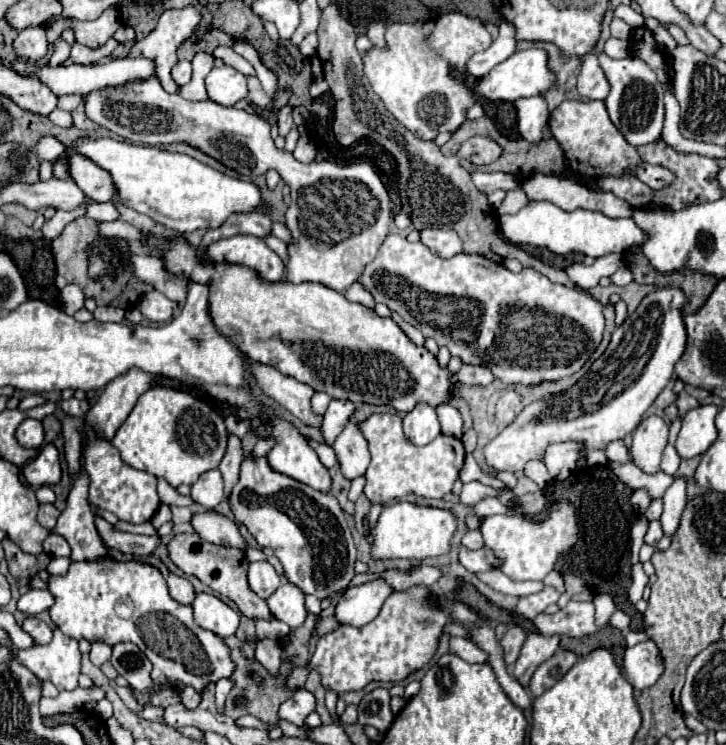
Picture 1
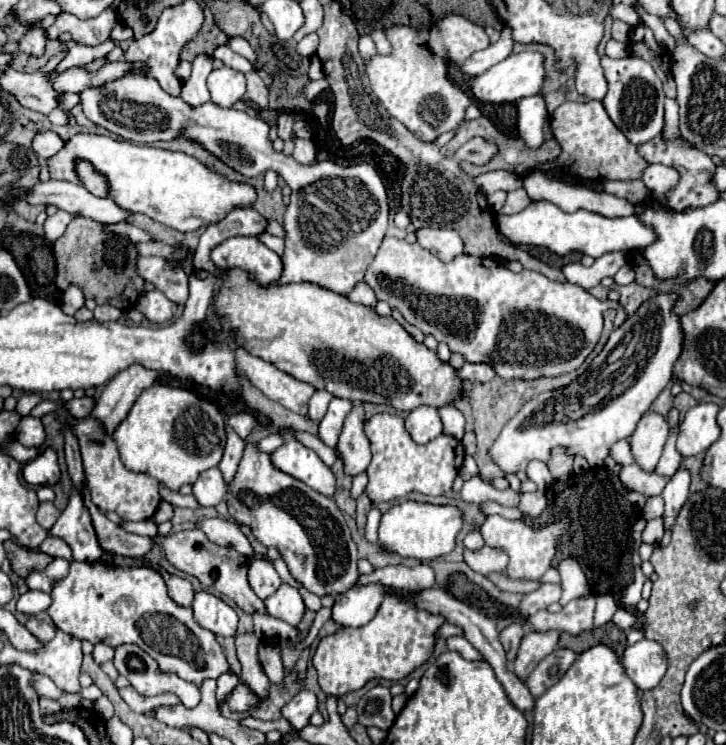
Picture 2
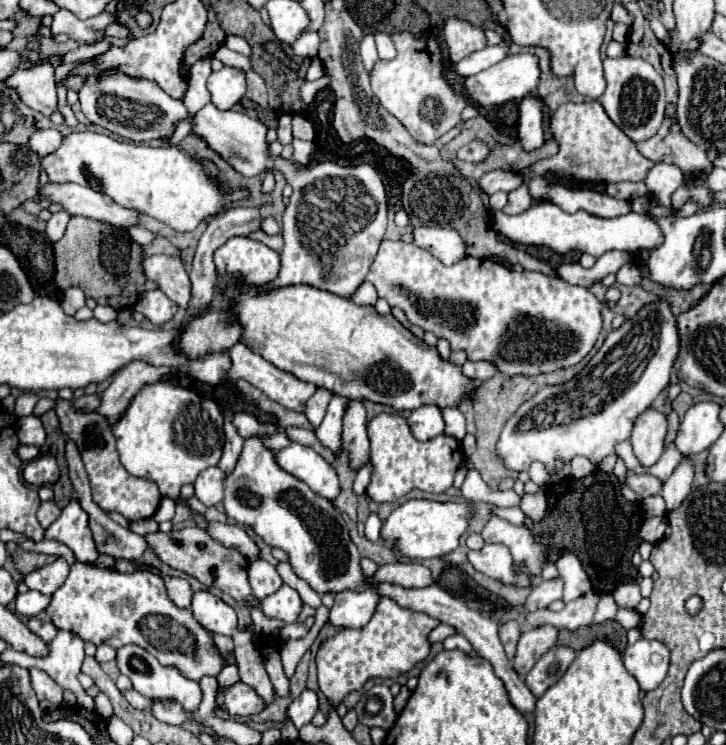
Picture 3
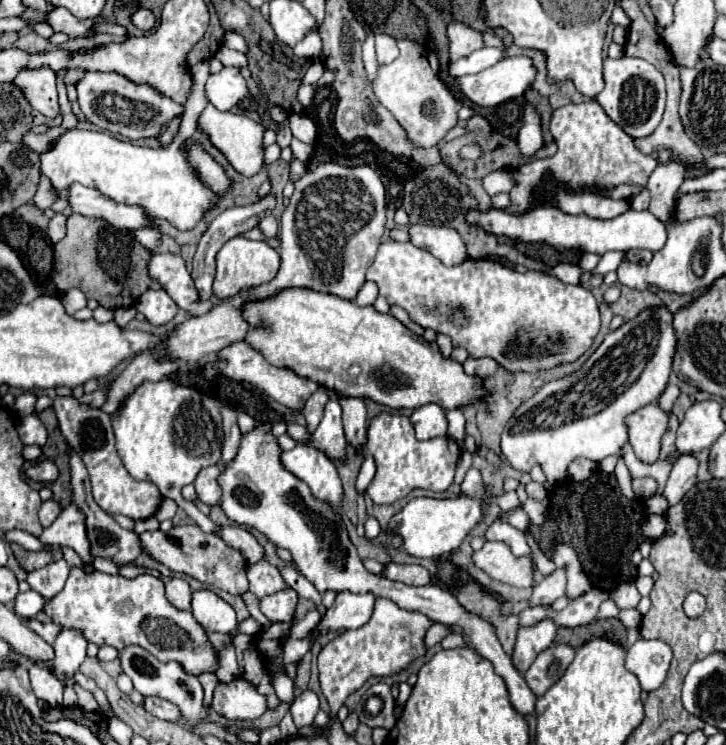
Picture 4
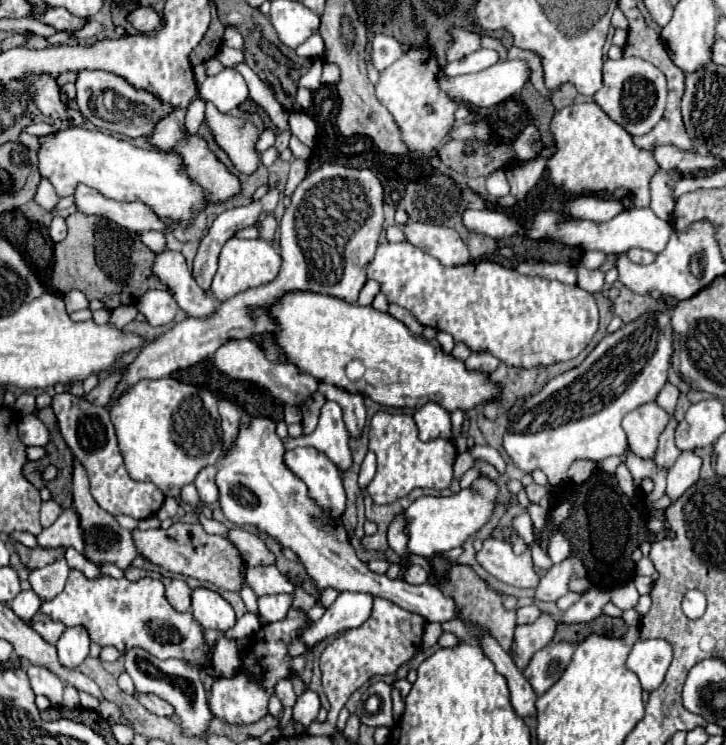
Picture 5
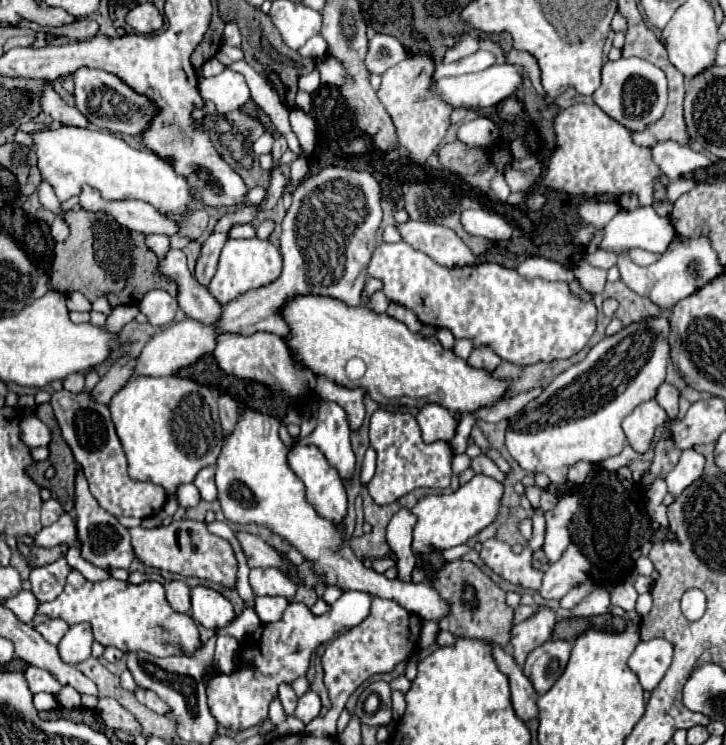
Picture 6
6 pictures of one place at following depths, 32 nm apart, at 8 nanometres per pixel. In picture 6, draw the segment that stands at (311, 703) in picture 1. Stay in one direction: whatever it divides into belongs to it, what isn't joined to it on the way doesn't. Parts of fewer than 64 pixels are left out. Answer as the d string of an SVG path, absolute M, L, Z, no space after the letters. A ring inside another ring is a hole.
M308 690L302 698L298 698L298 706L294 710L294 716L300 718L304 724L308 724L308 722L312 722L320 714L320 708L322 706L320 706L318 694L312 692L312 690Z

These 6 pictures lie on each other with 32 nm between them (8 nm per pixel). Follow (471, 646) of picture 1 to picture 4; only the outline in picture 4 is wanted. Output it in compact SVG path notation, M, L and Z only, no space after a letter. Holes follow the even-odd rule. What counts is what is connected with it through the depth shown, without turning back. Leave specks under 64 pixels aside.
M452 632L442 640L442 648L468 648L470 644L464 640L464 636Z

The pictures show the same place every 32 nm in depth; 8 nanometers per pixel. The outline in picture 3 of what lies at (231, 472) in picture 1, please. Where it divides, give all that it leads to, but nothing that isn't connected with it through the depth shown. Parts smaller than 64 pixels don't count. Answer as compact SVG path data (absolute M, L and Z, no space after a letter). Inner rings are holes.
M224 412L224 434L226 434L226 444L224 444L224 454L222 454L218 468L228 476L234 470L234 466L240 458L242 446L244 446L244 438L232 426L232 414L230 412Z

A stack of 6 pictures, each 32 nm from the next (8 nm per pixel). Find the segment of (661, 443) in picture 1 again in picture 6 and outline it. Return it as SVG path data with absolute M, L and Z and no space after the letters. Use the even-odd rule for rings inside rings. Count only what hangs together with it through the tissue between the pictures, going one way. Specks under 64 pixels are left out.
M648 400L638 406L638 414L628 414L622 422L622 428L626 432L626 438L630 446L638 452L644 454L650 450L654 432L658 426L668 422L668 414L658 406L656 400Z

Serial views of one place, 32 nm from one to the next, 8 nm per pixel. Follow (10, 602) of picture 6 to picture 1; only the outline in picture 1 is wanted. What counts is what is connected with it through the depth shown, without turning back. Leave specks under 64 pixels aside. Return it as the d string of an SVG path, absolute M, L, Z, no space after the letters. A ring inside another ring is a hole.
M30 588L24 596L20 596L18 610L28 614L28 616L36 616L36 614L48 610L52 604L54 604L54 596L50 594L50 590L46 590L46 588L42 588L42 590Z

